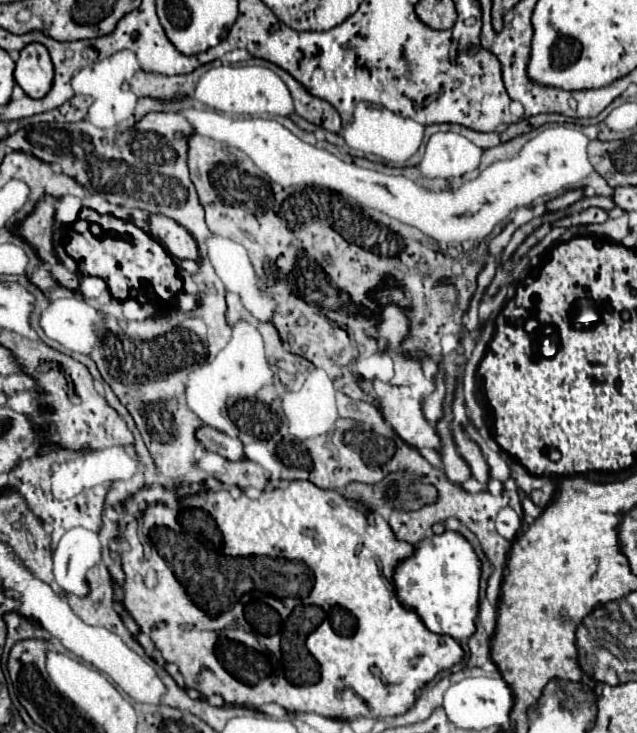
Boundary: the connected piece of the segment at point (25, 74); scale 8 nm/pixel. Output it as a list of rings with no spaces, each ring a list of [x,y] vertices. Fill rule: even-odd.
[[[29,44],[21,50],[15,80],[29,98],[43,98],[53,86],[53,64],[43,44]]]

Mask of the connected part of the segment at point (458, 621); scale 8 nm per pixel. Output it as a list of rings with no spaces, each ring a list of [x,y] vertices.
[[[443,532],[441,536],[433,534],[427,536],[423,542],[415,546],[415,556],[399,562],[395,568],[395,586],[397,586],[397,596],[403,602],[403,606],[417,610],[425,626],[435,632],[435,634],[445,634],[455,640],[469,638],[475,634],[475,618],[479,612],[479,580],[481,580],[481,560],[475,554],[473,546],[465,536],[459,532]]]

